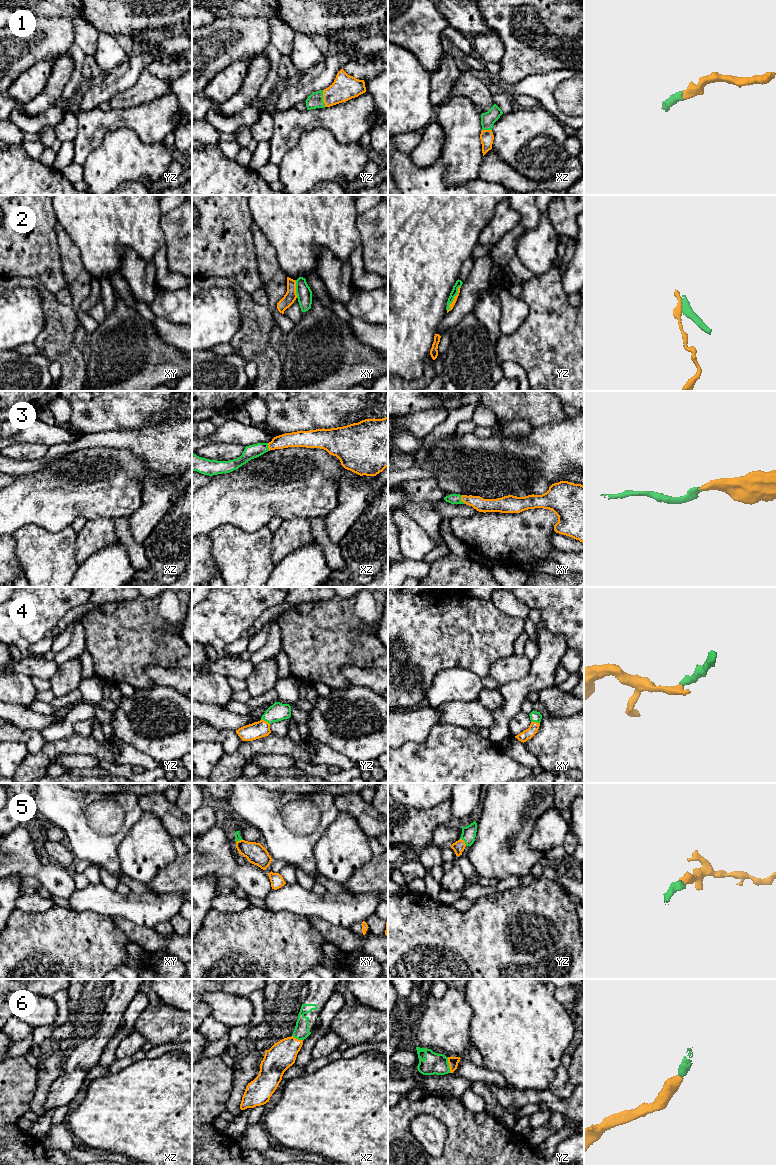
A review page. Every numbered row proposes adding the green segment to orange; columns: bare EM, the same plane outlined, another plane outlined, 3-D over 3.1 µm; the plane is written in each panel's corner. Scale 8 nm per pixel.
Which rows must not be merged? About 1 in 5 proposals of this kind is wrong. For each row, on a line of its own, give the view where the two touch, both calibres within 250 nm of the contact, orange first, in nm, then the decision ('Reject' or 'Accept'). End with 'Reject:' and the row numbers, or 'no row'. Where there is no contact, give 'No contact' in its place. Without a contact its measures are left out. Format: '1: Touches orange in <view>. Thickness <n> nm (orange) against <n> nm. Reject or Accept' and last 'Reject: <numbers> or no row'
1: Touches orange in yz. Thickness 200 nm (orange) against 120 nm. Accept
2: Touches orange in yz. Thickness 40 nm (orange) against 60 nm. Reject
3: Touches orange in xy. Thickness 110 nm (orange) against 80 nm. Accept
4: Touches orange in yz. Thickness 140 nm (orange) against 140 nm. Accept
5: Touches orange in yz. Thickness 90 nm (orange) against 110 nm. Accept
6: Touches orange in yz. Thickness 80 nm (orange) against 170 nm. Accept
Reject: 2

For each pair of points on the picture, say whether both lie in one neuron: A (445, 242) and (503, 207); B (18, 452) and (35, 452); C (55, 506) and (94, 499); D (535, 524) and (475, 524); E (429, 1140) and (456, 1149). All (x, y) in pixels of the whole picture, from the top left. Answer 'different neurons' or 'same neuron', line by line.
A: different neurons
B: same neuron
C: same neuron
D: same neuron
E: different neurons

